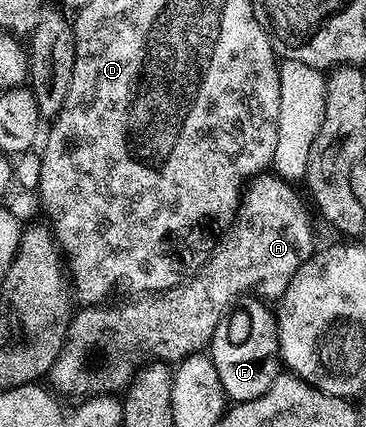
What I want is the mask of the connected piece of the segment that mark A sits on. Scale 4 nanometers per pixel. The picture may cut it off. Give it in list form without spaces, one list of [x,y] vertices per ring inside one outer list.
[[[264,171],[260,173],[258,177],[250,178],[245,188],[242,190],[239,199],[239,207],[235,211],[235,216],[231,218],[229,224],[226,226],[225,232],[218,238],[215,250],[211,252],[210,261],[208,261],[207,264],[195,274],[195,276],[187,278],[187,280],[182,281],[180,285],[174,285],[171,289],[161,289],[157,293],[148,293],[140,296],[138,299],[132,300],[135,301],[132,305],[123,305],[120,309],[103,309],[107,307],[80,308],[78,312],[72,316],[71,326],[67,332],[67,338],[61,347],[61,355],[57,355],[57,359],[51,368],[49,382],[51,381],[52,386],[50,385],[50,388],[54,390],[56,394],[72,393],[72,395],[75,396],[75,399],[83,399],[88,395],[122,394],[124,390],[127,389],[128,385],[134,380],[135,374],[143,361],[141,360],[143,353],[147,356],[147,359],[150,359],[152,362],[178,363],[184,361],[186,357],[192,357],[194,353],[204,352],[204,350],[206,350],[208,346],[216,340],[215,332],[217,332],[217,334],[220,332],[221,326],[224,324],[227,315],[231,313],[231,311],[234,310],[248,295],[254,294],[256,298],[262,299],[267,303],[278,302],[279,298],[282,297],[283,292],[285,292],[289,287],[293,275],[298,273],[299,269],[303,266],[303,262],[308,261],[312,253],[316,252],[317,249],[317,245],[315,245],[315,233],[311,230],[311,217],[307,214],[308,202],[306,200],[303,202],[302,199],[299,198],[299,193],[295,188],[296,186],[292,184],[292,182],[284,180],[282,177],[271,171]]]

